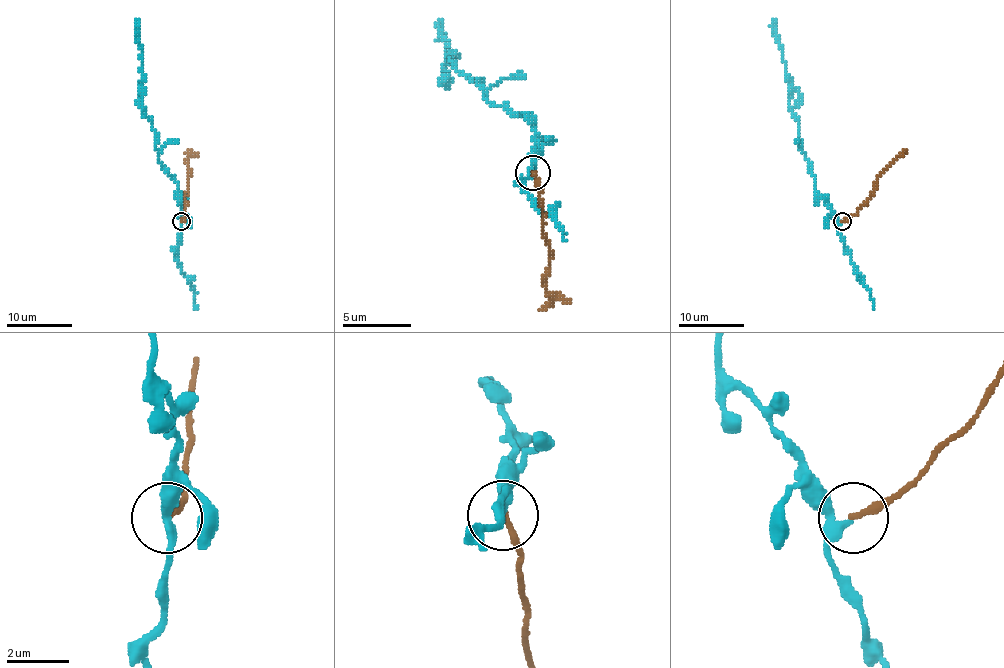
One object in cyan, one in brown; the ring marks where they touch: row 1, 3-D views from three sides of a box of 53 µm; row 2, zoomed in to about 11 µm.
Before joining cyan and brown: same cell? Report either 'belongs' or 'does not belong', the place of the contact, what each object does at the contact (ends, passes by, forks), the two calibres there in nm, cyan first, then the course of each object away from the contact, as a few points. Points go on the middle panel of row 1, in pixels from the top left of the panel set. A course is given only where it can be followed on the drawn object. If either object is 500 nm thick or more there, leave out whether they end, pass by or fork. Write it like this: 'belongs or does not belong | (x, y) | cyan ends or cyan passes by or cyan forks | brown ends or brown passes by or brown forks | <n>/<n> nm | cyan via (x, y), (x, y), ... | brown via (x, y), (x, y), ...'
does not belong | (533, 172) | cyan passes by | brown ends | 240/190 nm | cyan via (532, 171), (532, 120), (494, 106), (484, 96), (480, 78), (473, 82), (449, 61), (449, 44), (439, 27) | brown via (532, 171), (542, 206), (546, 240), (549, 244), (546, 289), (570, 302)

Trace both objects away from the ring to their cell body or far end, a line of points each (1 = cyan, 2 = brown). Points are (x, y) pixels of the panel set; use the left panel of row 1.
1: (180, 222), (180, 193), (158, 158), (153, 123), (145, 114), (141, 46), (138, 43), (136, 20)
2: (180, 222), (185, 210), (187, 158), (198, 152)

